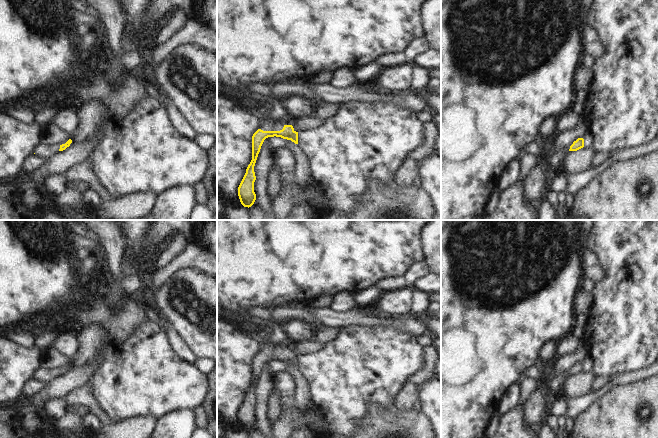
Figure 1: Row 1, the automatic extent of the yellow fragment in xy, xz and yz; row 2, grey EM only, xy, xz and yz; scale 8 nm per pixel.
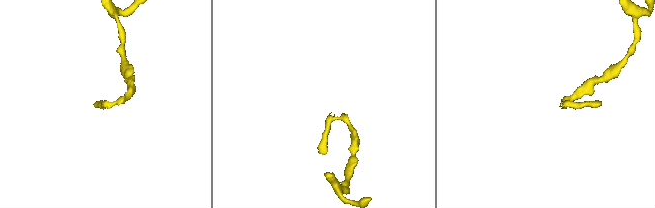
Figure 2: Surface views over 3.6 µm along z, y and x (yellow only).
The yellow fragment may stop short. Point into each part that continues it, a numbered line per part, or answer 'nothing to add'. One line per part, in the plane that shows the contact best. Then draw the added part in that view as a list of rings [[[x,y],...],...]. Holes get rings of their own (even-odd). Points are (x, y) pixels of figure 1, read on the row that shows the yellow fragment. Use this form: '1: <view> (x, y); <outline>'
1: xz (267, 126); [[[269,121],[265,122],[261,125],[260,129],[263,131],[280,131],[284,127],[284,124],[281,122],[277,122],[275,124],[271,124]]]

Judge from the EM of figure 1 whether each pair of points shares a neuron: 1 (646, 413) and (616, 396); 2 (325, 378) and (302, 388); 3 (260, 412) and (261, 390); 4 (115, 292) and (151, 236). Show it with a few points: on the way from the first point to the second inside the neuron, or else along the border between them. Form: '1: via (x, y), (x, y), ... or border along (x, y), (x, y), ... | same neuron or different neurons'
1: via (639, 413), (633, 413), (623, 403) | same neuron
2: border along (297, 368), (306, 383), (314, 408) | different neurons
3: via (261, 407), (261, 395) | same neuron
4: via (115, 278), (142, 250) | same neuron

